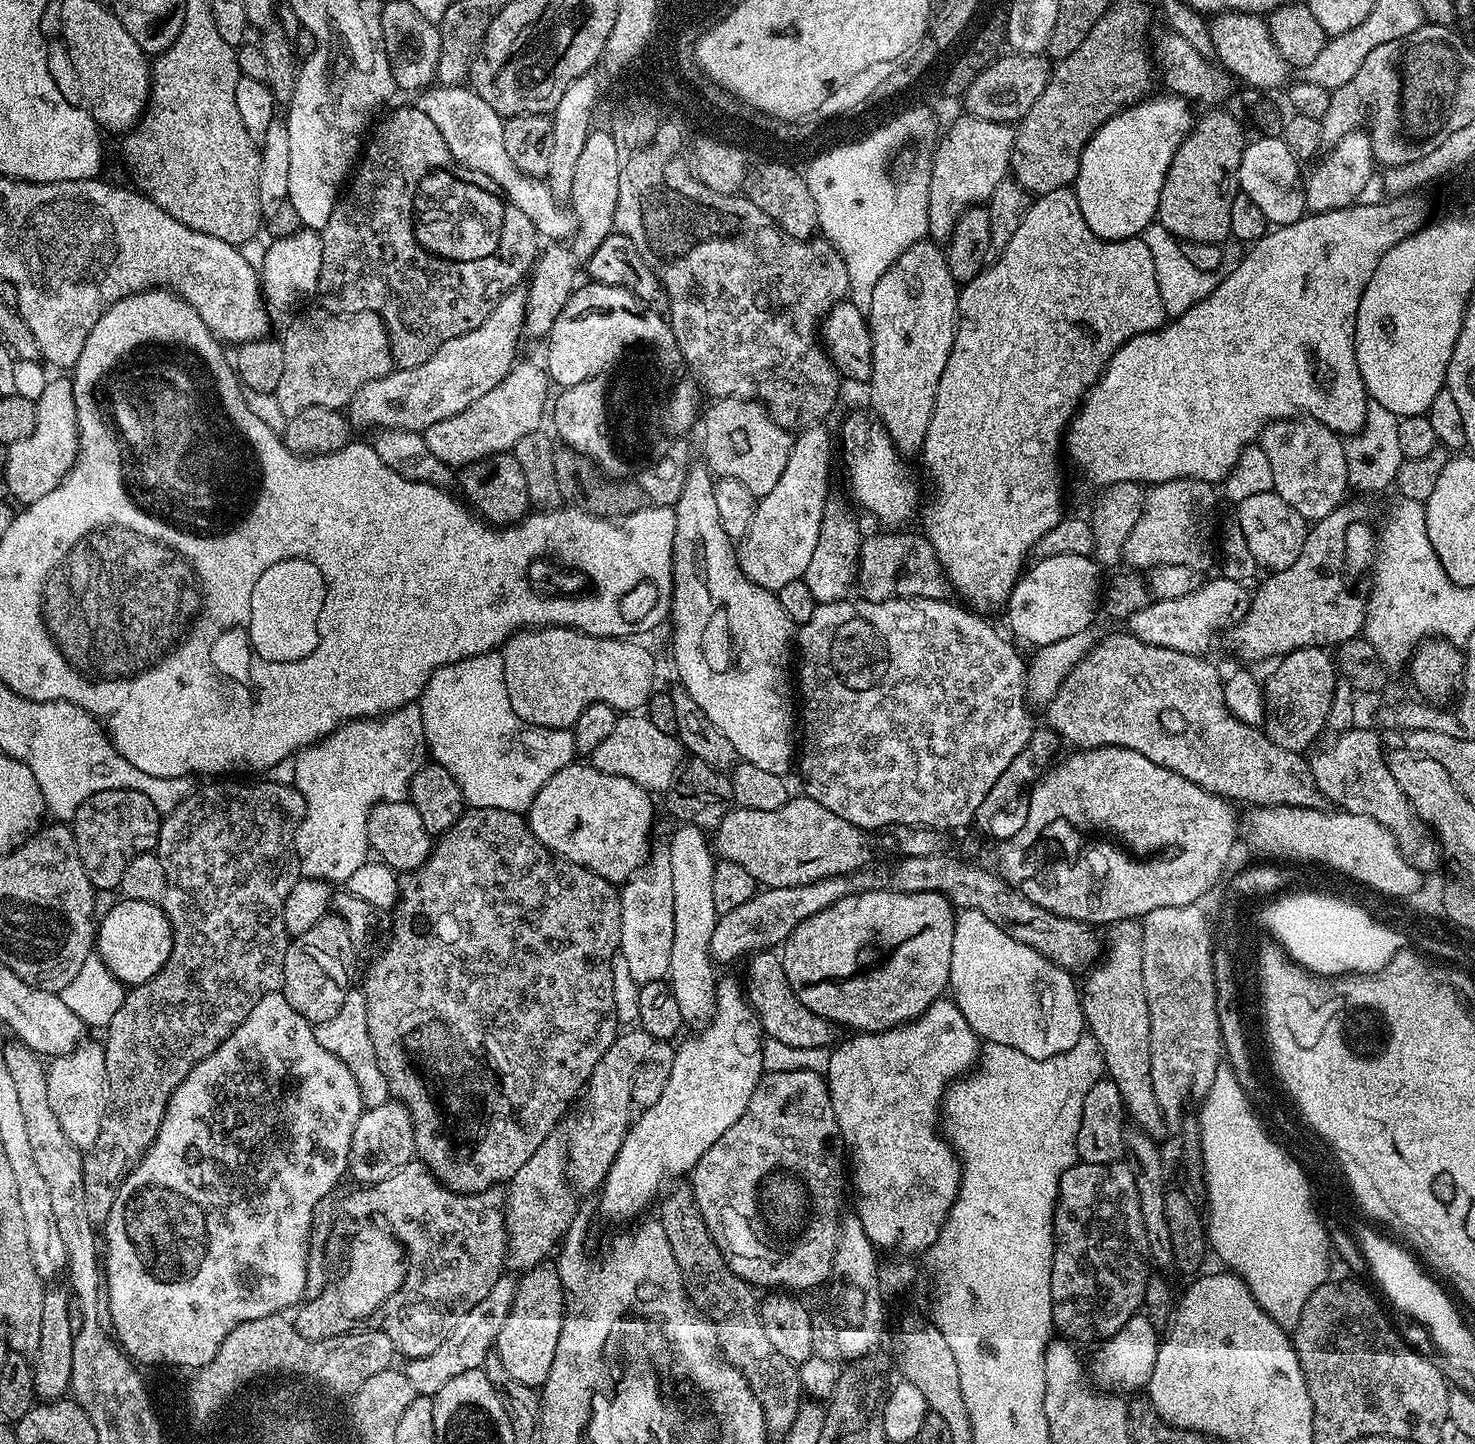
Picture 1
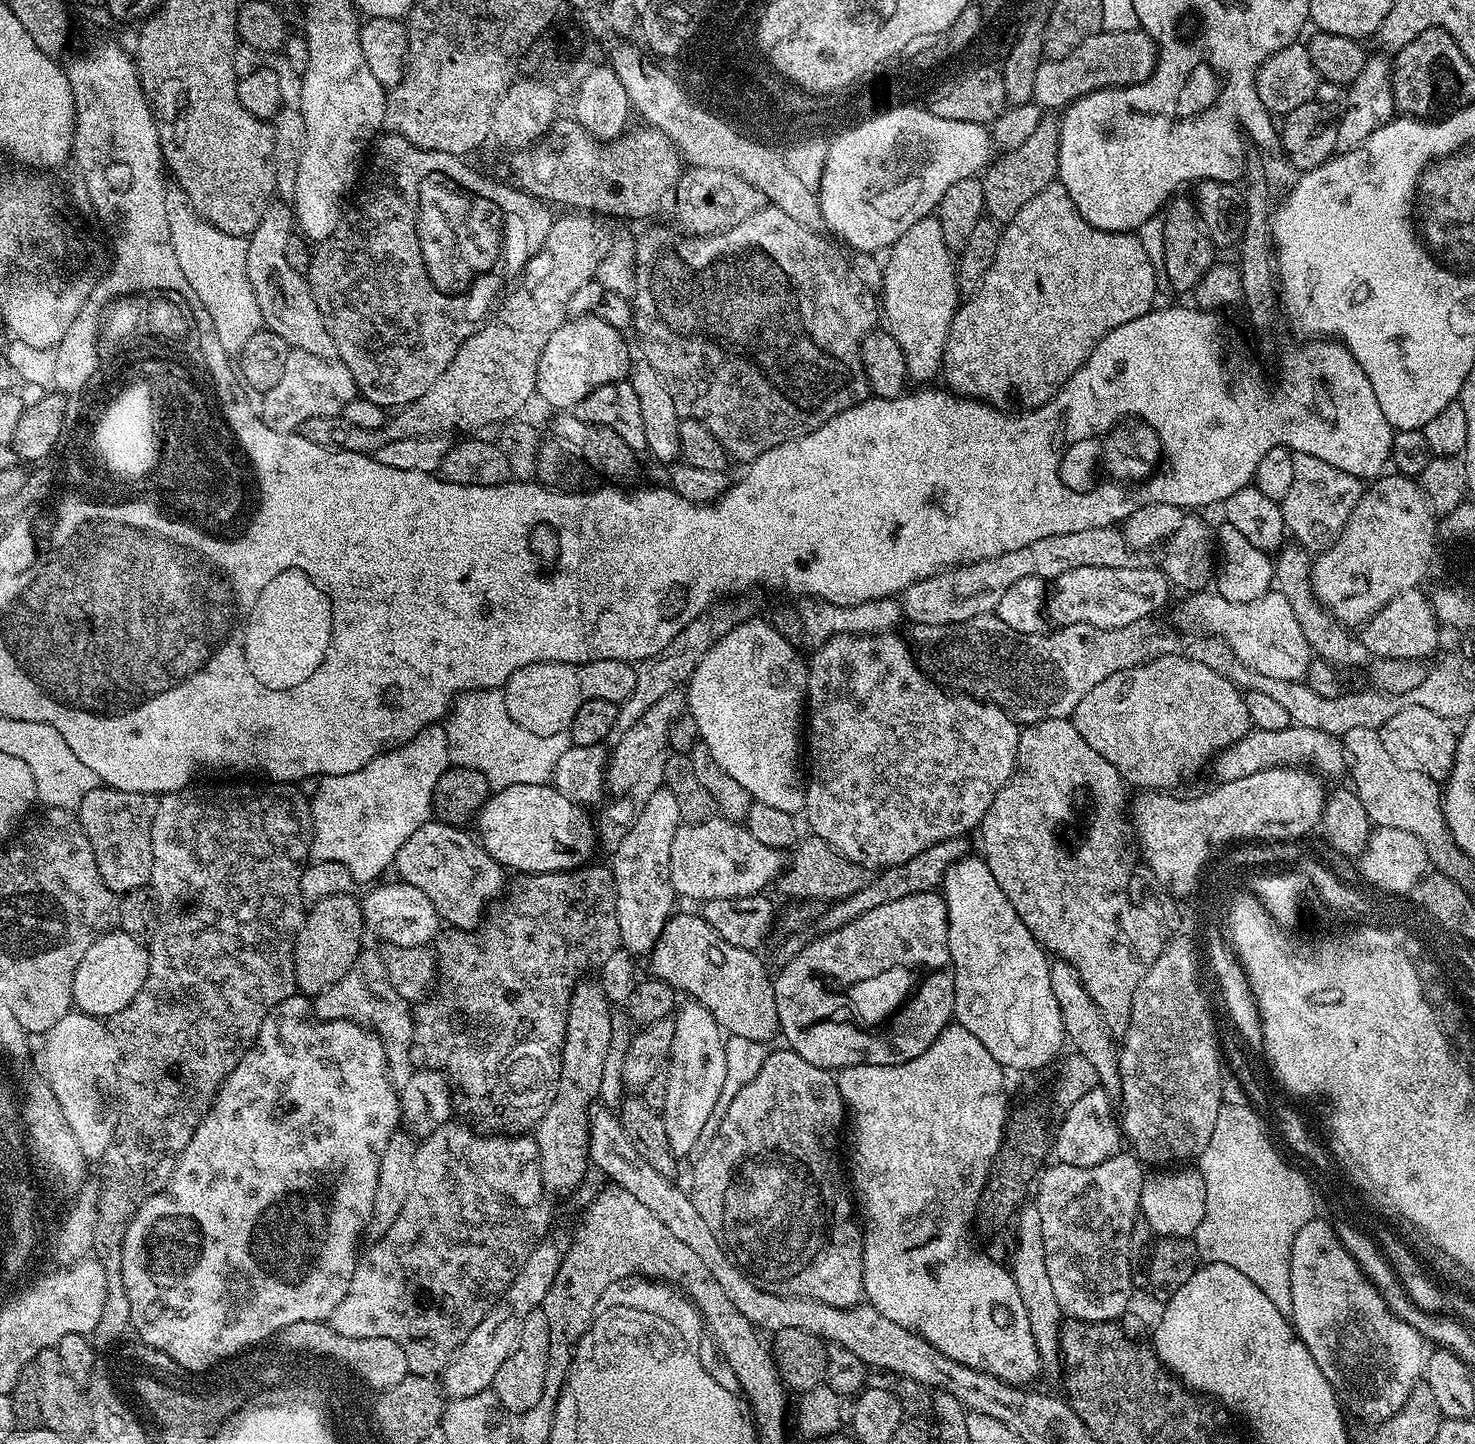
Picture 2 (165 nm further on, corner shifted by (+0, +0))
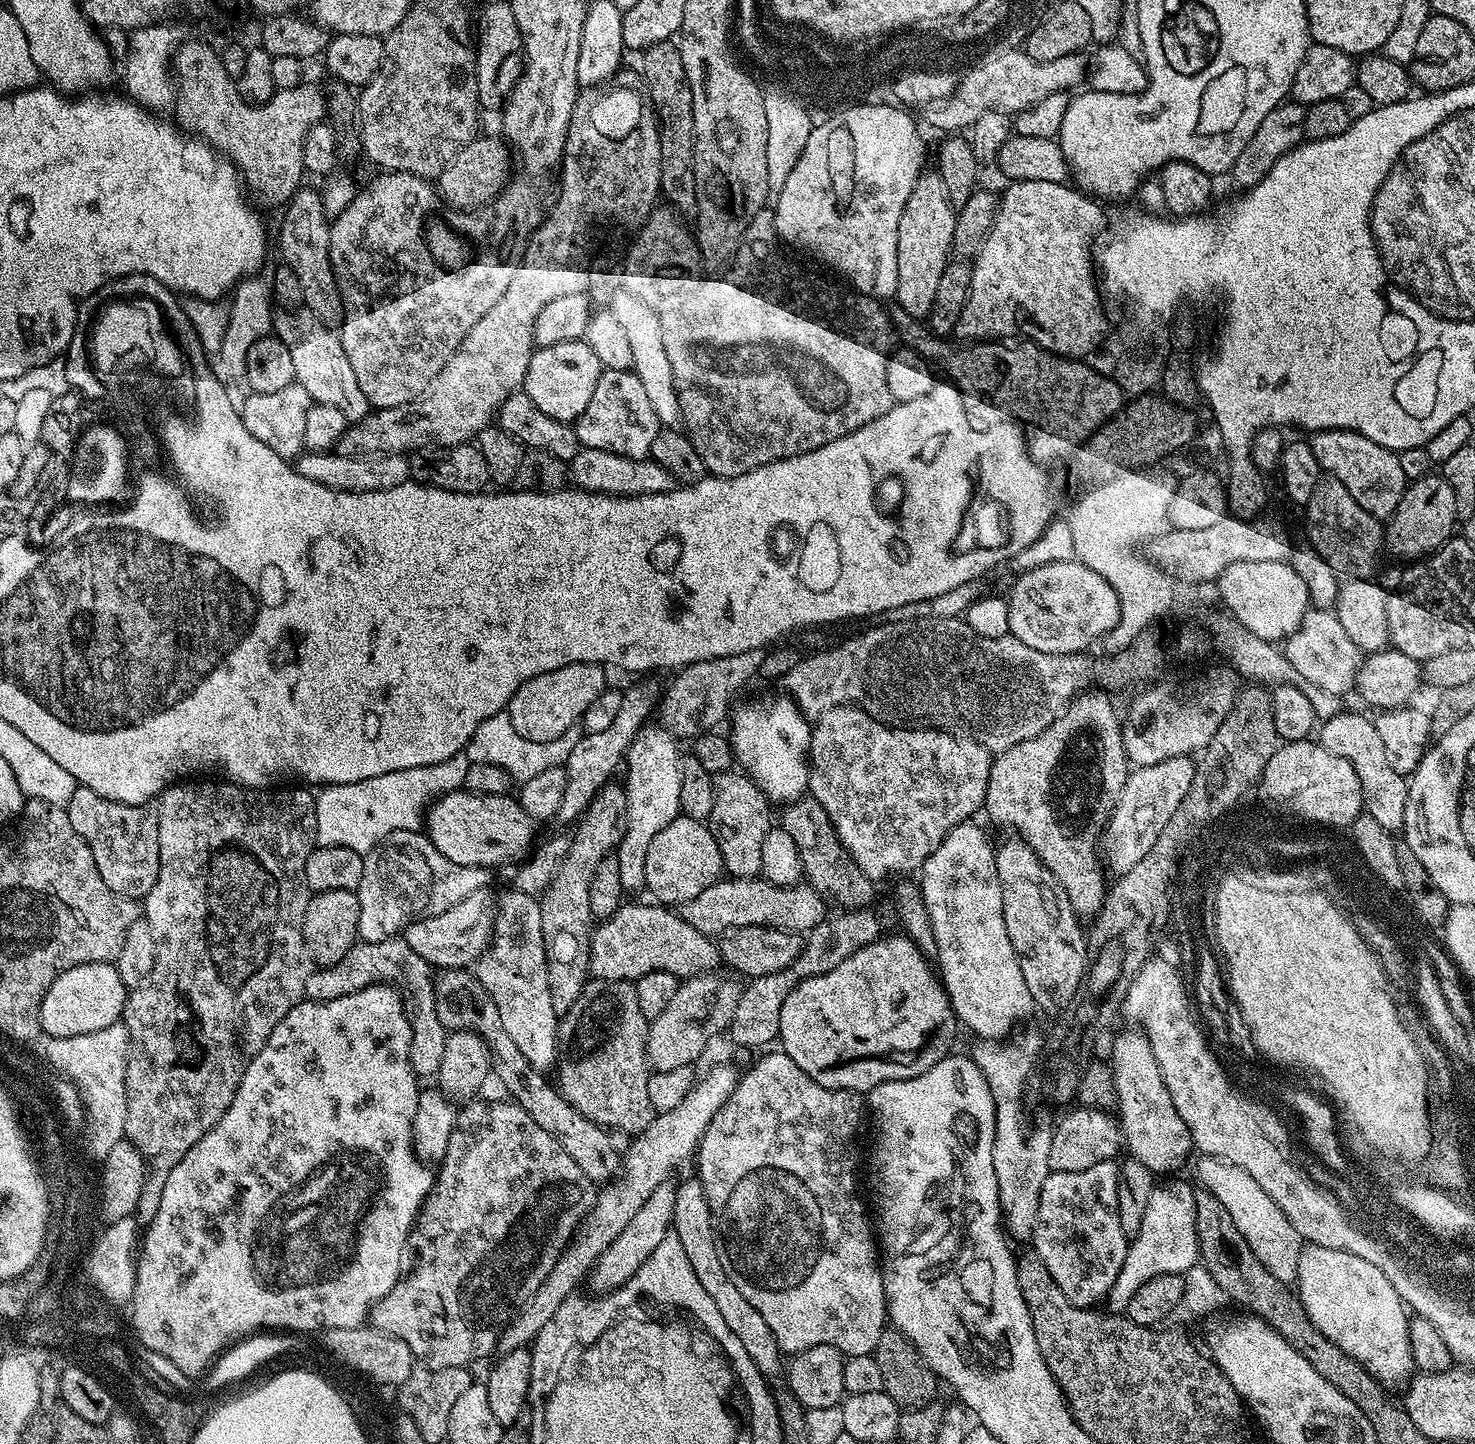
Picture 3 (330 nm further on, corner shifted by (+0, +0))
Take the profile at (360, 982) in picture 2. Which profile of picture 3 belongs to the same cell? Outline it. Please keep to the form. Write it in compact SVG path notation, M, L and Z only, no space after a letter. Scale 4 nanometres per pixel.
M389 938L382 942L357 942L353 944L338 962L313 967L306 978L305 997L309 1000L326 1002L334 998L342 998L346 994L354 994L363 988L375 984L394 985L404 1002L404 1013L412 1030L410 1046L410 1066L417 1077L435 1077L442 1066L442 1058L446 1054L446 1038L448 1032L437 1016L437 985L432 985L434 968L427 964L403 938Z

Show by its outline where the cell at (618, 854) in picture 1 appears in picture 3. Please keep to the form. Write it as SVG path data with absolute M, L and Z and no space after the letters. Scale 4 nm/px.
M467 790L447 792L426 812L426 835L432 845L450 858L452 864L471 868L495 870L499 864L511 860L523 861L534 848L532 828L534 821L524 813L519 799L508 794L480 796Z

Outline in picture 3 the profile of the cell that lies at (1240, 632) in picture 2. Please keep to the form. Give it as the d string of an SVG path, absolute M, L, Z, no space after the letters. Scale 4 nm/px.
M1309 607L1300 628L1283 641L1282 651L1286 658L1290 658L1298 674L1306 678L1306 682L1314 682L1314 686L1326 690L1326 694L1343 697L1344 692L1351 693L1355 689L1362 653L1358 646L1354 646L1354 642L1350 642L1346 630L1342 630L1342 622L1338 622L1335 611Z

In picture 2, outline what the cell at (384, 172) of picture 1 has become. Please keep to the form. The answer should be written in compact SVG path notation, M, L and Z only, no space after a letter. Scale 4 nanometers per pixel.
M391 134L381 135L375 141L371 152L372 165L368 168L368 177L364 180L364 189L360 193L358 193L359 191L355 193L355 196L357 195L356 205L349 212L347 209L341 215L338 226L334 230L334 234L330 234L330 238L319 241L315 245L316 253L313 254L312 261L308 264L306 279L310 290L314 294L314 302L322 314L322 322L326 326L326 330L330 330L330 338L334 338L336 356L340 363L346 366L346 370L350 370L350 374L356 383L357 393L363 399L374 402L379 408L399 410L405 404L413 404L415 400L422 398L422 394L426 394L426 390L430 390L430 386L434 386L434 381L438 379L438 374L442 374L446 370L446 366L450 366L450 362L454 362L454 354L458 354L462 342L466 342L466 338L470 338L480 328L481 324L474 322L474 320L464 320L464 302L466 302L466 296L470 294L472 286L462 286L460 288L462 294L458 294L458 290L442 290L436 284L436 280L432 278L432 274L426 268L424 260L418 258L418 246L416 246L416 238L414 238L414 232L412 232L412 218L414 218L418 178L422 174L430 172L430 168L434 168L434 170L446 170L448 164L457 164L461 157L454 154L442 154L438 150L419 148L411 144L406 138Z

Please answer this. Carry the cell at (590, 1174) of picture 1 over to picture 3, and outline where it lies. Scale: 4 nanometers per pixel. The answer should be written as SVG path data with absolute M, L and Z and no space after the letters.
M719 971L702 972L699 976L681 979L678 994L668 1003L666 1010L651 1020L648 1026L648 1063L657 1072L678 1070L678 1066L695 1065L712 1036L731 1029L734 1010L738 1010L741 985L719 976Z

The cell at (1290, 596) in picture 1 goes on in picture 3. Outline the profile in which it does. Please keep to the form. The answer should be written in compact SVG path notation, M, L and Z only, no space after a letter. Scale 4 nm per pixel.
M1429 474L1421 477L1420 480L1411 481L1405 487L1402 498L1398 502L1398 506L1392 511L1392 515L1386 524L1386 548L1393 552L1396 556L1408 560L1404 562L1416 562L1421 558L1427 558L1447 542L1453 539L1454 532L1452 527L1457 527L1456 507L1454 506L1454 490L1450 490L1450 482L1446 482L1443 475Z

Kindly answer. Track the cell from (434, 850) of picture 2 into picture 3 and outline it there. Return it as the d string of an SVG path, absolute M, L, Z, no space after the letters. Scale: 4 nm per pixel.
M519 890L508 892L504 896L504 909L497 911L492 925L492 943L482 953L474 965L474 974L482 982L486 994L494 998L494 1006L498 1006L498 1015L502 1018L502 1026L506 1034L522 1050L522 1055L530 1066L542 1073L551 1073L558 1064L560 1041L556 1038L558 1013L554 1010L554 1002L550 1002L550 978L546 966L546 946L542 938L542 910L540 901L535 895Z

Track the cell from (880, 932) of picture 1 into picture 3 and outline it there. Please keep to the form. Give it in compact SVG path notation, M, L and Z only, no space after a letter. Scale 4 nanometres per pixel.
M888 935L863 944L834 970L794 986L782 1002L779 1047L818 1086L867 1094L882 1082L918 1078L953 1051L958 1029L956 1011L933 965L928 965L929 957L909 936Z

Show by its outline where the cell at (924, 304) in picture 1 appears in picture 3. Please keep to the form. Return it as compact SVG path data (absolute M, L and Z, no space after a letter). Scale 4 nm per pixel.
M939 171L930 172L916 181L910 202L906 202L906 210L902 210L902 218L898 222L898 280L894 284L894 300L896 296L895 303L899 308L917 318L927 317L936 301L938 282L953 255L952 239L957 214L957 209L948 201L946 182L942 182Z

